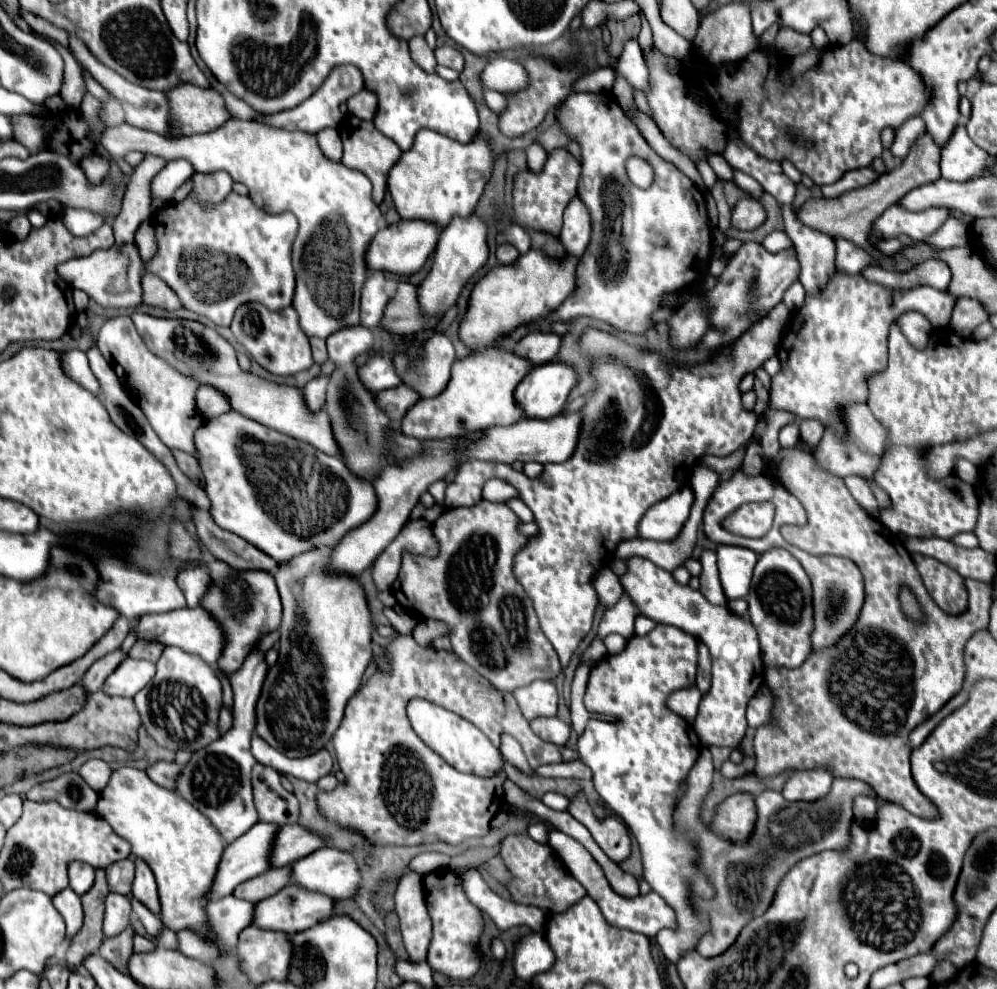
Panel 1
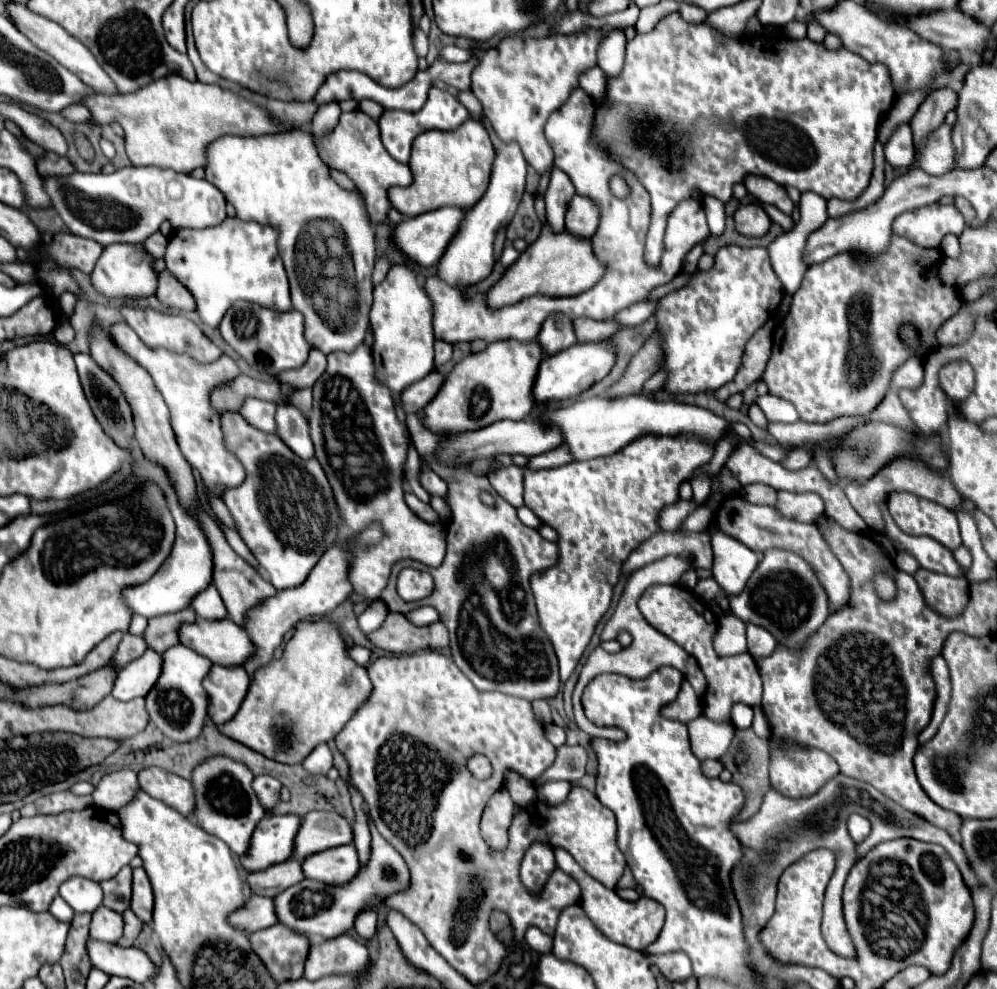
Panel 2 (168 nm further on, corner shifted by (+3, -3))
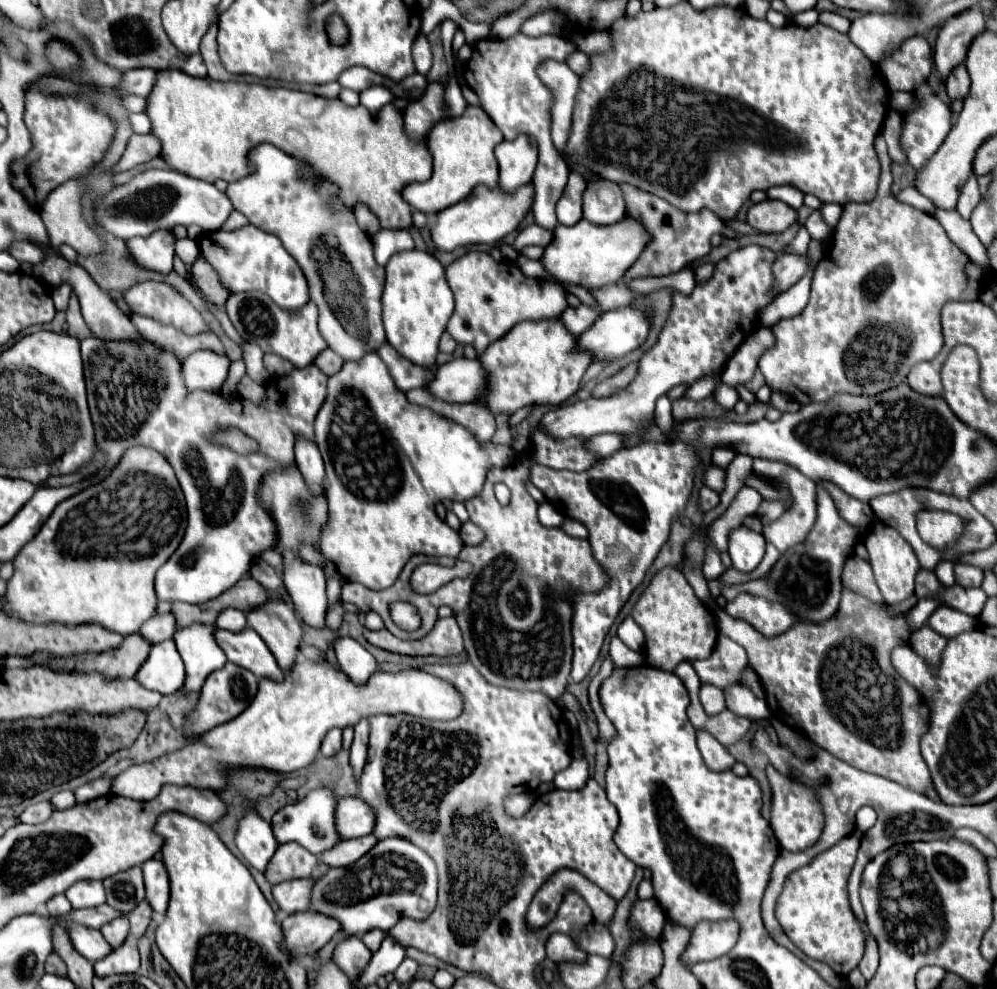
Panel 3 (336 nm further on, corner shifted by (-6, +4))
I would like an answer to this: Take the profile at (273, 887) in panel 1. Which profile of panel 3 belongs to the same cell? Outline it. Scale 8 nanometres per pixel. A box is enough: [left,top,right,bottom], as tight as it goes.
[265,843,317,885]

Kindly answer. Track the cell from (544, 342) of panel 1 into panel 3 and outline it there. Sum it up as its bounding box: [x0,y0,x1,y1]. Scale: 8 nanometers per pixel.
[561,303,599,337]

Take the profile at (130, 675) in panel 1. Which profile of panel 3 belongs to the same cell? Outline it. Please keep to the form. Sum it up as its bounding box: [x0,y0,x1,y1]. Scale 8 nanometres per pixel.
[135,639,185,695]

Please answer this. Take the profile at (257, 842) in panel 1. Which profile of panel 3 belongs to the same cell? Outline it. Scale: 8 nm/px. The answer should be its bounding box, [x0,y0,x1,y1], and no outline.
[271,787,341,855]

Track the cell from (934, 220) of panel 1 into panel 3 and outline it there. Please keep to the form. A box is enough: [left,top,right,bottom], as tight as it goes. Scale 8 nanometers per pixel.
[957,175,981,219]

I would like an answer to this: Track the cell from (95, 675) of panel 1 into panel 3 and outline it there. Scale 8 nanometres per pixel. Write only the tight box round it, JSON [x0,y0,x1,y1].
[139,613,177,643]

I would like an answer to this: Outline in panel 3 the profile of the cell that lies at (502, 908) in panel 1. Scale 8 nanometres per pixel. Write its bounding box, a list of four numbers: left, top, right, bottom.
[547,933,587,963]

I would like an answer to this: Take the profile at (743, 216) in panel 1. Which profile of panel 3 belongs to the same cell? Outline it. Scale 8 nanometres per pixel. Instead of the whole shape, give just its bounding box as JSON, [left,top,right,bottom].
[747,201,797,233]

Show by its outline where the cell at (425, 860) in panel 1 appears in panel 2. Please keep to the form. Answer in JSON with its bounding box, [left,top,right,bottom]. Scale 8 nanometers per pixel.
[274,815,410,942]

